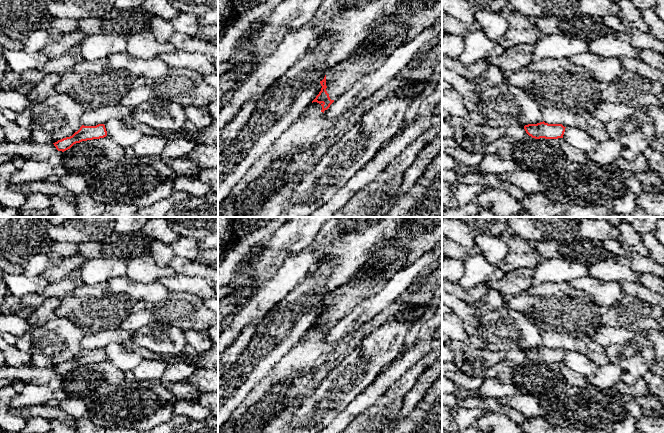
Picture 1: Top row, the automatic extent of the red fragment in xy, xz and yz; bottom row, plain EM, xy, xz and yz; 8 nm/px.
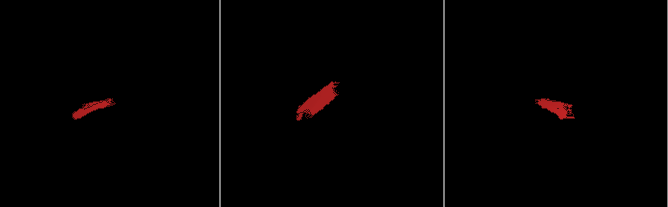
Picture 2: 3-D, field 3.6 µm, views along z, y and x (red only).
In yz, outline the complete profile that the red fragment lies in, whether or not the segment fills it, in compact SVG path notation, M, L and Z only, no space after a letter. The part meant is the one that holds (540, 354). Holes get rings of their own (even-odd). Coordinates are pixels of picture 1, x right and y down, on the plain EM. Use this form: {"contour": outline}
{"contour": "M543 346L524 350L526 357L535 363L558 363L563 362L565 352L562 348L548 348Z"}

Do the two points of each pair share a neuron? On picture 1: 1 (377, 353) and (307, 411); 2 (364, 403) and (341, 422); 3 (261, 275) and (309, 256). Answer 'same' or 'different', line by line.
1: same
2: same
3: different

